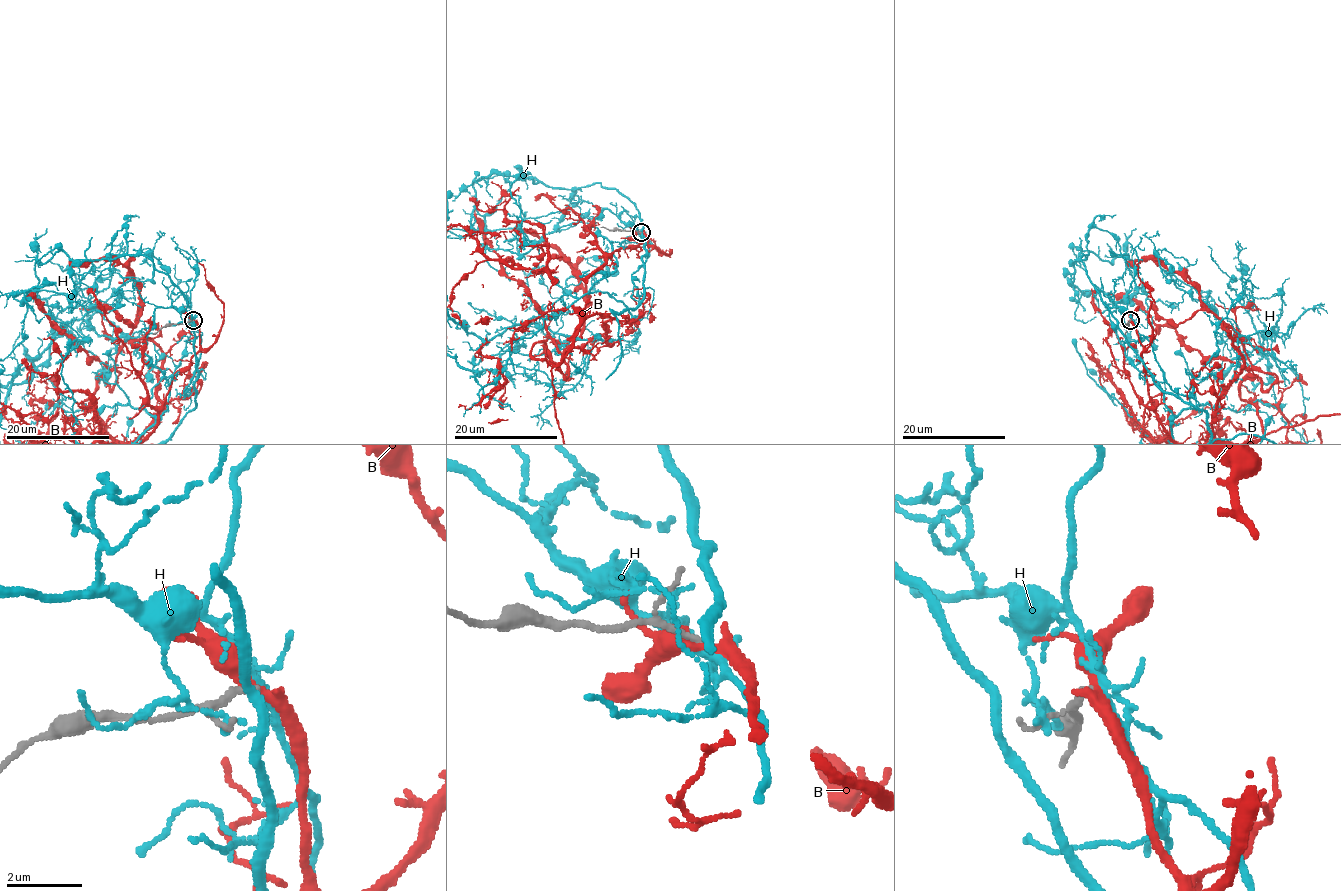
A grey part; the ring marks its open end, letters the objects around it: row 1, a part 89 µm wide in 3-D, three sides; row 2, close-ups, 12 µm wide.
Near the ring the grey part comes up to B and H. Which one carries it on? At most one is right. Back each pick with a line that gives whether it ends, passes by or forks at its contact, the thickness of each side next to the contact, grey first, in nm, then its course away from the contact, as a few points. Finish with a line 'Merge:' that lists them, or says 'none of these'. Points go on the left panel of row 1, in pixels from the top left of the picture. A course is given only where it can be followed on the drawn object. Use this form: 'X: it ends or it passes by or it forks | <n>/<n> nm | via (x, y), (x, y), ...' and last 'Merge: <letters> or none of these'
Merge: none of these

